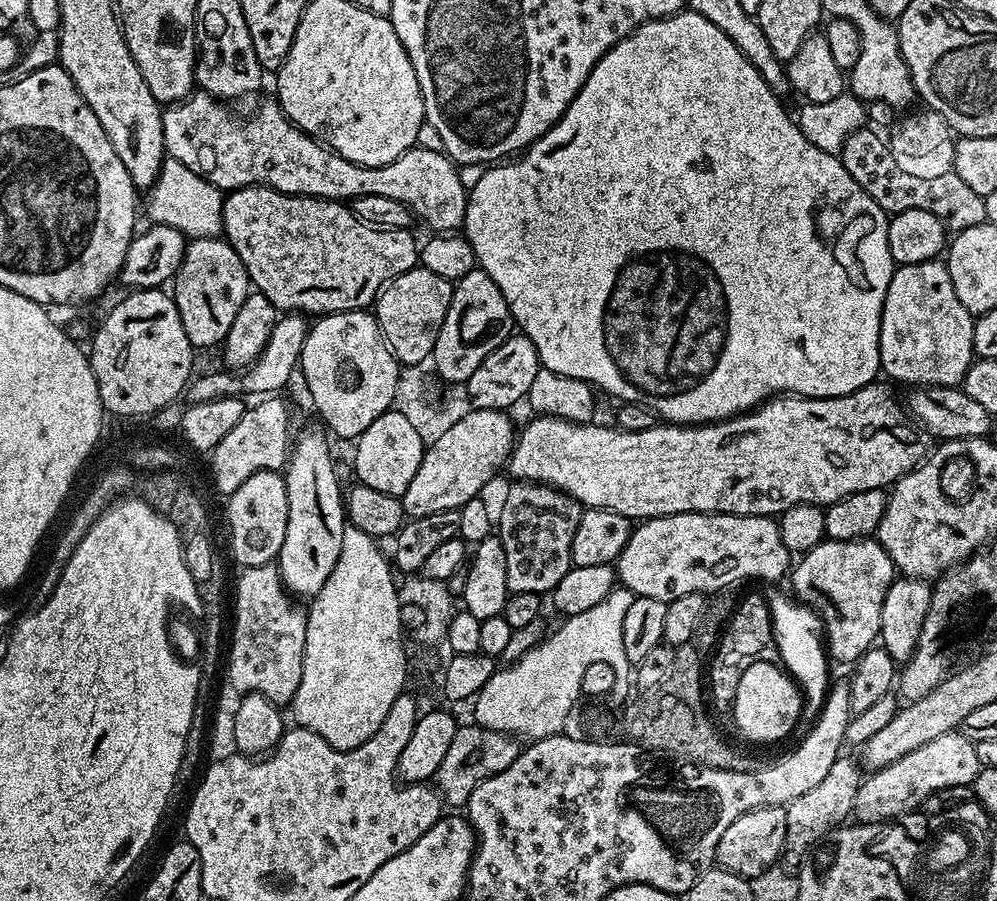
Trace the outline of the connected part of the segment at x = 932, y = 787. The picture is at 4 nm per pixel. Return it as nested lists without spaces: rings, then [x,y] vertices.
[[[958,730],[947,732],[918,746],[918,750],[910,750],[910,754],[902,754],[902,758],[890,762],[890,766],[869,771],[854,794],[852,816],[862,824],[883,824],[893,818],[907,817],[907,812],[915,808],[917,811],[925,798],[938,790],[950,786],[968,788],[974,778],[978,778],[980,769],[978,750],[972,740]]]

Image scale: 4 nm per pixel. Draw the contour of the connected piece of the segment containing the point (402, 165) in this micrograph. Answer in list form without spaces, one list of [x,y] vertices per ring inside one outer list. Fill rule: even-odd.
[[[203,90],[193,91],[187,98],[167,105],[163,109],[162,118],[165,153],[221,190],[263,186],[288,192],[291,196],[319,196],[322,200],[341,202],[351,202],[370,194],[382,194],[382,198],[394,198],[394,202],[402,202],[419,219],[421,216],[432,227],[433,233],[452,234],[463,225],[468,205],[465,177],[443,151],[435,152],[417,146],[406,150],[386,166],[358,166],[332,149],[325,148],[313,136],[307,136],[302,129],[294,126],[294,122],[290,122],[275,99],[269,98],[265,104],[258,105],[249,116],[239,116],[232,108],[235,107],[217,100],[215,96],[209,96]]]

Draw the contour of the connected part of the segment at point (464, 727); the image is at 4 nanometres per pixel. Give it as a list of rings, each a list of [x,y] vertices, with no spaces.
[[[475,722],[461,723],[434,777],[434,787],[440,793],[441,801],[447,807],[448,804],[452,807],[449,809],[463,809],[479,784],[486,782],[486,778],[502,774],[502,770],[506,770],[506,766],[510,766],[510,762],[514,762],[521,751],[522,744],[517,737],[483,728]]]

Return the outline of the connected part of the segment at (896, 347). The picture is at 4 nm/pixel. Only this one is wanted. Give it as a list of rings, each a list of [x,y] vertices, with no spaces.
[[[939,259],[927,260],[917,264],[901,264],[893,271],[886,290],[880,327],[880,367],[883,375],[893,376],[907,386],[955,388],[963,385],[964,376],[974,363],[973,342],[974,316],[966,310],[966,306],[962,306],[962,302],[958,302],[947,263]]]

